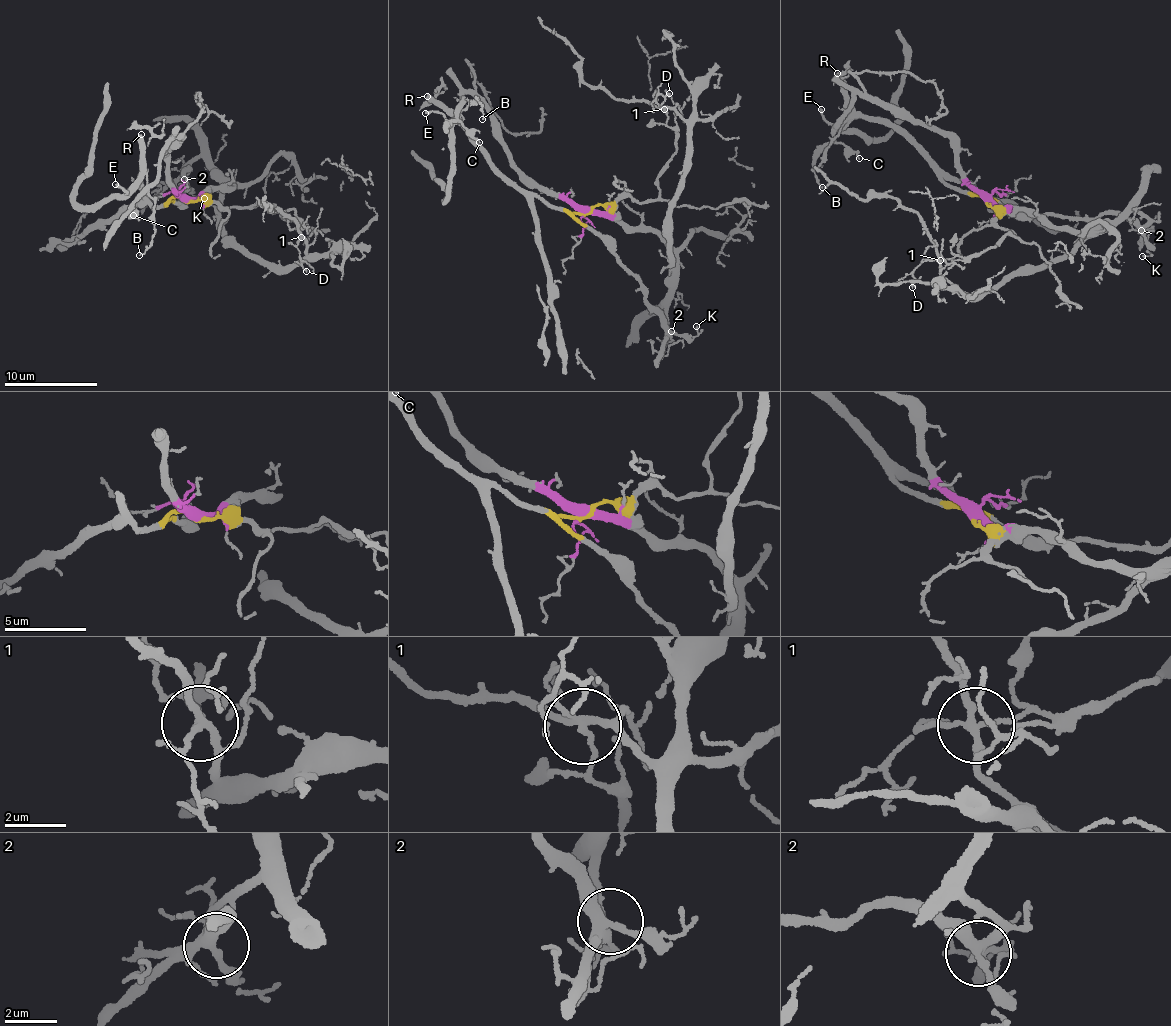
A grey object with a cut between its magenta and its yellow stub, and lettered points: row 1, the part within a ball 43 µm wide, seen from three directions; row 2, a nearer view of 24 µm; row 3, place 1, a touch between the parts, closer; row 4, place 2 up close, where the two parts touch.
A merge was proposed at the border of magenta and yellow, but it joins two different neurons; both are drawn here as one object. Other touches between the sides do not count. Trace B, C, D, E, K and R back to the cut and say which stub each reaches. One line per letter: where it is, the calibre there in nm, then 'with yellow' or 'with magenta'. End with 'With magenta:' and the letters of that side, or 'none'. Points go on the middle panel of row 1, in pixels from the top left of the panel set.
B: at (482, 119); 110 nm thick; with yellow
C: at (479, 142); 180 nm thick; with magenta
D: at (669, 93); 110 nm thick; with yellow
E: at (425, 113); 200 nm thick; with yellow
K: at (696, 326); 90 nm thick; with yellow
R: at (427, 96); 460 nm thick; with yellow
With magenta: C

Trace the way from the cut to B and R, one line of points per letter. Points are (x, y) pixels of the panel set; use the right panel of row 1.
B: (988, 201), (978, 191), (956, 189), (896, 130), (868, 117), (845, 120), (814, 169), (822, 186)
R: (988, 201), (942, 176), (929, 158), (896, 130), (855, 110), (845, 79), (837, 72)

